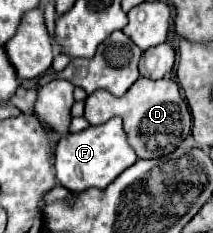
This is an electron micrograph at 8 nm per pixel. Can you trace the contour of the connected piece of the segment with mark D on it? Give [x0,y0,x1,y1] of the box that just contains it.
[84,77,192,159]

